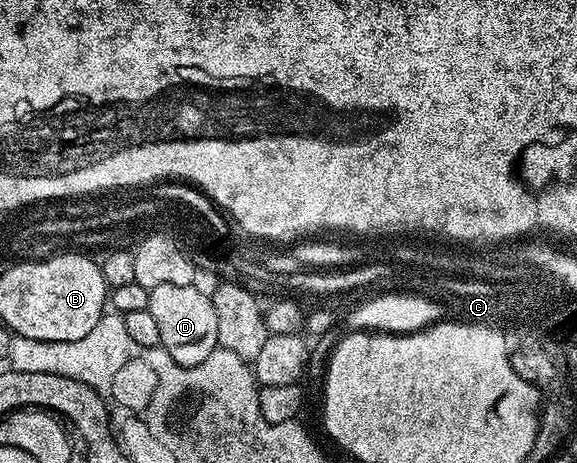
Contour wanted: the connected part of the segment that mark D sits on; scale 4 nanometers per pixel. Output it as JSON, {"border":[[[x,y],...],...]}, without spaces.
{"border":[[[157,286],[151,289],[151,302],[147,311],[153,314],[157,326],[161,329],[162,347],[177,362],[186,368],[192,368],[215,353],[219,343],[217,310],[210,295],[202,292],[199,286]]]}

